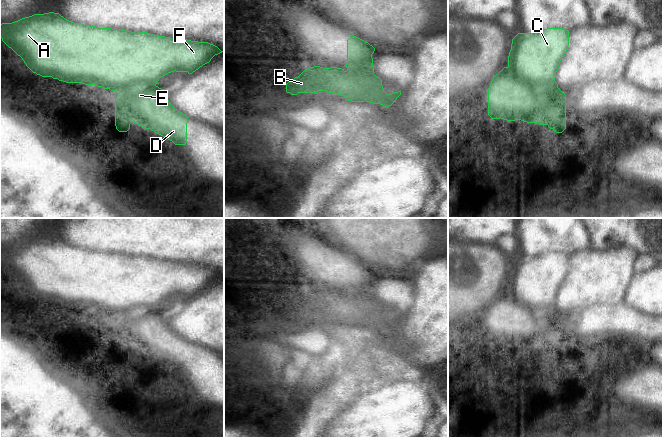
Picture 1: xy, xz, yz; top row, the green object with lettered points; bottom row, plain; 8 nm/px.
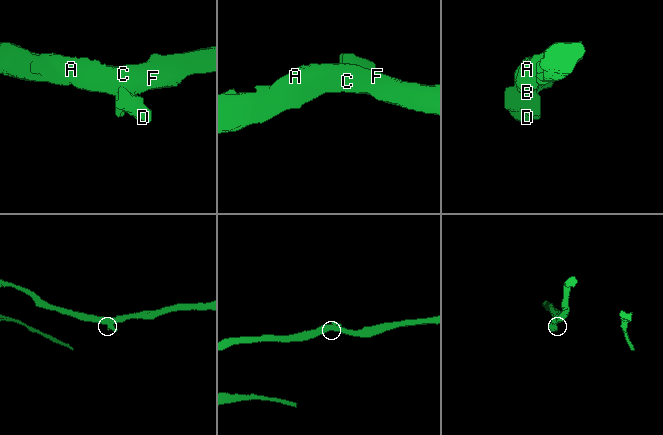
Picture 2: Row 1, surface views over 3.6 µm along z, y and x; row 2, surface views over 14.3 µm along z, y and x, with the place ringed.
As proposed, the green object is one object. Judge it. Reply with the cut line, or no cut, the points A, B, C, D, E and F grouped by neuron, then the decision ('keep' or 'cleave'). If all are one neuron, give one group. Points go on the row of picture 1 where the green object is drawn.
yz (507, 67), (516, 76), (530, 81), (554, 80) | A B C F / D E | cleave

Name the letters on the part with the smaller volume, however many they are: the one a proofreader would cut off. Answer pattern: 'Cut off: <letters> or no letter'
Cut off: D, E.

